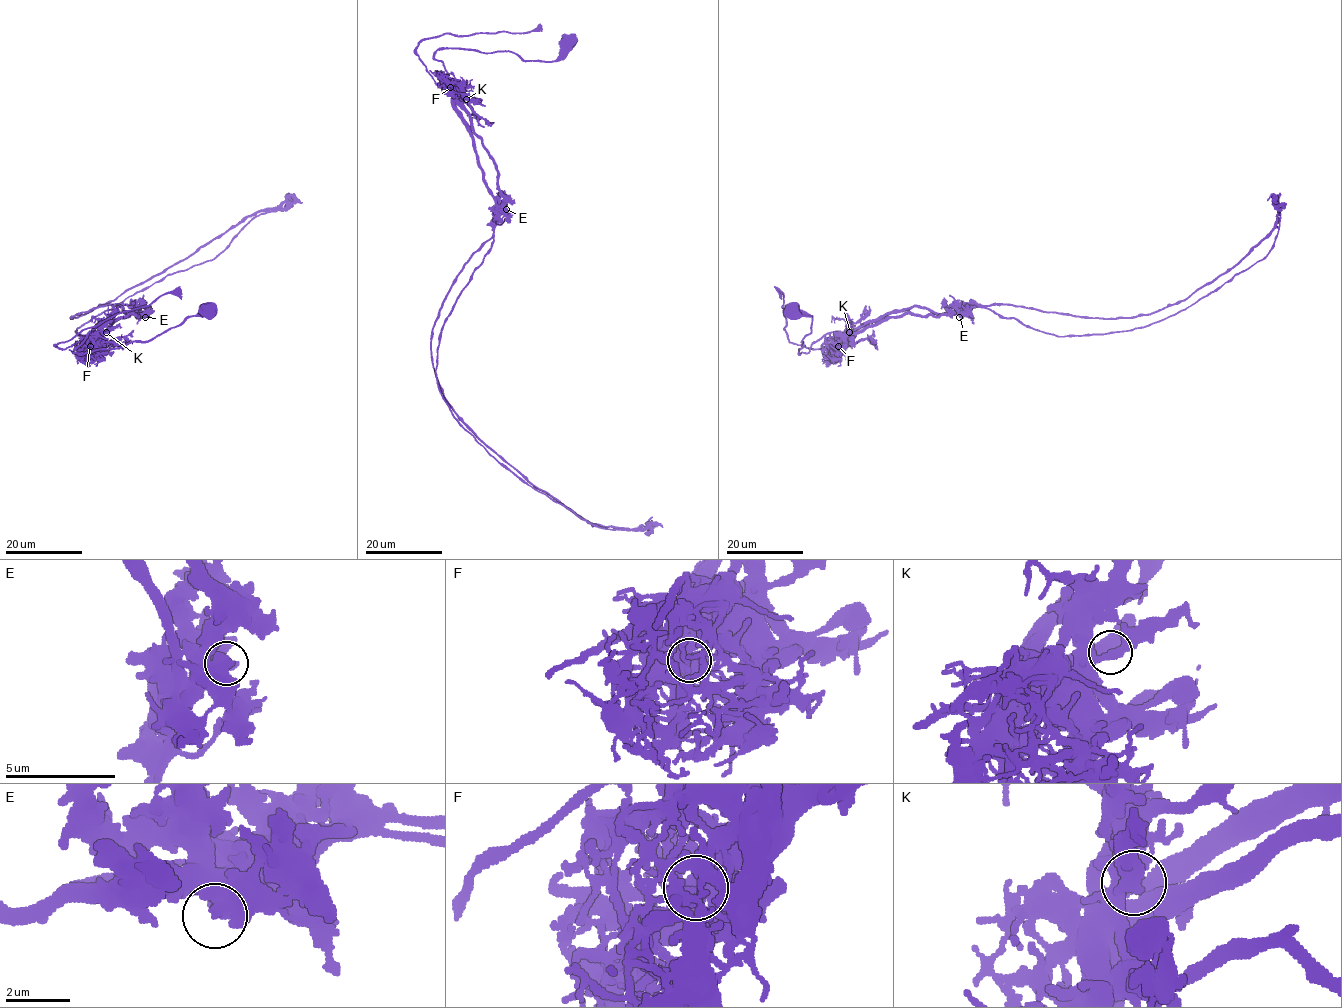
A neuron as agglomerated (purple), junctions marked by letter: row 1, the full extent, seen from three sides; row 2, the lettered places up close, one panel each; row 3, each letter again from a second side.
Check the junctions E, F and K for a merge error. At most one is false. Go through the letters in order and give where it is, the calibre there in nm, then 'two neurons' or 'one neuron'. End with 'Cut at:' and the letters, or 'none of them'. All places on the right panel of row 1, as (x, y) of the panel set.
E: place (959, 317); calibre 650 nm; one neuron
F: place (838, 346); calibre 400 nm; two neurons
K: place (849, 332); calibre 400 nm; one neuron
Cut at: F

